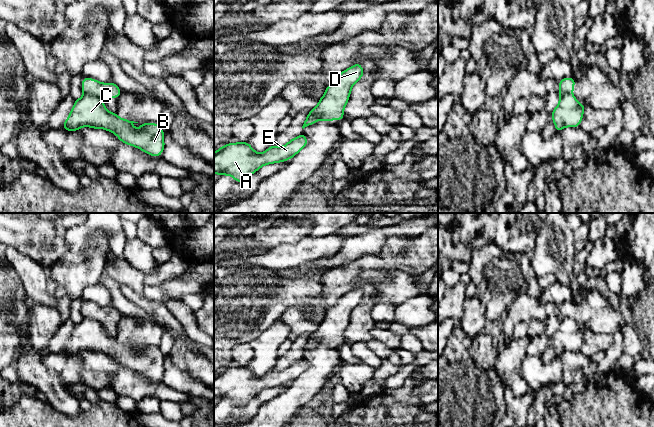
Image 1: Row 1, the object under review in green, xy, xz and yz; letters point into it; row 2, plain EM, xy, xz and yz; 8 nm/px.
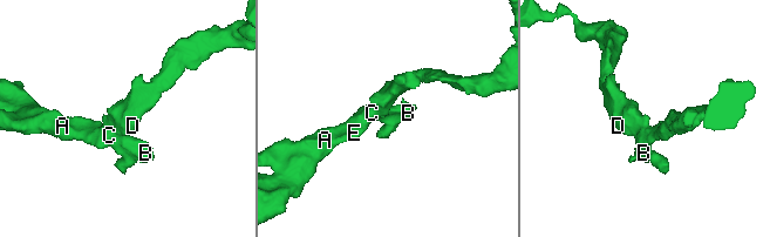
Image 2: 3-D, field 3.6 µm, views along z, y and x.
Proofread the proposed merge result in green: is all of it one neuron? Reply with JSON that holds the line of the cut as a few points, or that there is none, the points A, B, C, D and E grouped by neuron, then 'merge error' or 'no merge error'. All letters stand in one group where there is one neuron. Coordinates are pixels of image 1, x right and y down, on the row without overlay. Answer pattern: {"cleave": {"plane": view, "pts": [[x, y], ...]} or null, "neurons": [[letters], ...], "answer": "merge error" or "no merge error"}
{"cleave": {"plane": "xy", "pts": [[84, 317], [101, 322]]}, "neurons": [["A", "B", "C", "E"], ["D"]], "answer": "merge error"}

